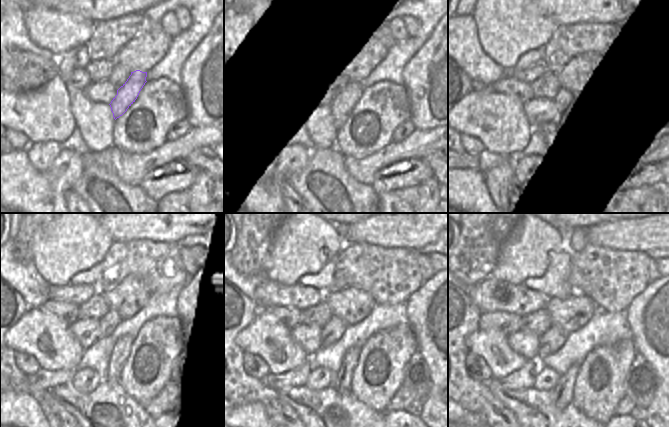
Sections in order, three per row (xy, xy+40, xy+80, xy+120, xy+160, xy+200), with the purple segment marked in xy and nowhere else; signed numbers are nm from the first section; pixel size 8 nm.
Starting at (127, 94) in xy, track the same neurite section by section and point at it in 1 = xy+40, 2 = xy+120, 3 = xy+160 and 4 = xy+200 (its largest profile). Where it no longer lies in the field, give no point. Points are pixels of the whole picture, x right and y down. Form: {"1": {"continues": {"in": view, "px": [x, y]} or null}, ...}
{"1": {"continues": {"in": "xy+40", "px": [341, 109]}}, "2": {"continues": {"in": "xy+120", "px": [120, 354]}}, "3": {"continues": {"in": "xy+160", "px": [342, 379]}}, "4": {"continues": {"in": "xy+200", "px": [564, 390]}}}

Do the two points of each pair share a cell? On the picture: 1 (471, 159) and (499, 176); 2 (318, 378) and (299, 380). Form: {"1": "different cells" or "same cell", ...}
{"1": "same cell", "2": "different cells"}

